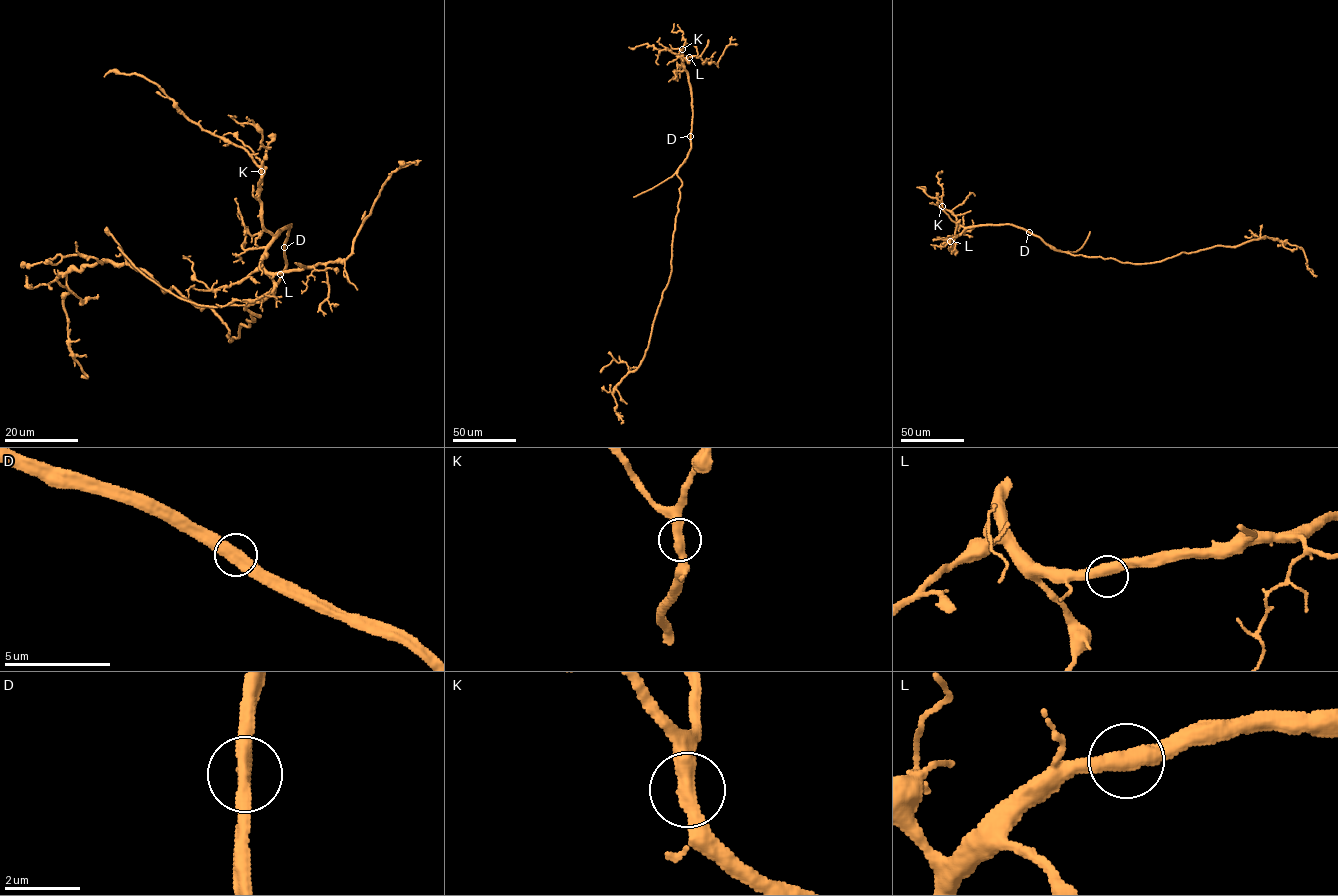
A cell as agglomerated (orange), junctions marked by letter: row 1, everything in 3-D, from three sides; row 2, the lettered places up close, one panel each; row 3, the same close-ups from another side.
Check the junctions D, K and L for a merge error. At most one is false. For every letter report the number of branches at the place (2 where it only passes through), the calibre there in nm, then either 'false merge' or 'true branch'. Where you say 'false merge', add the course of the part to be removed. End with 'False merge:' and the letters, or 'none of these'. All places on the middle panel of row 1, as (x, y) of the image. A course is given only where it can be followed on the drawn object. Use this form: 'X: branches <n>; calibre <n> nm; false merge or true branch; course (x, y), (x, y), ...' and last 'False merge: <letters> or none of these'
D: branches 2; calibre 440 nm; true branch
K: branches 2; calibre 440 nm; true branch
L: branches 2; calibre 440 nm; true branch
False merge: none of these

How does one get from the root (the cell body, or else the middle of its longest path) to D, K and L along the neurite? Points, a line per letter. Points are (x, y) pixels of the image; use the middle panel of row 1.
D: (677, 213), (682, 184), (677, 173), (691, 148), (690, 135)
K: (677, 213), (682, 184), (677, 173), (691, 148), (692, 116), (691, 87), (683, 66), (682, 49)
L: (677, 213), (682, 184), (677, 173), (691, 148), (691, 90), (682, 63), (689, 57)

